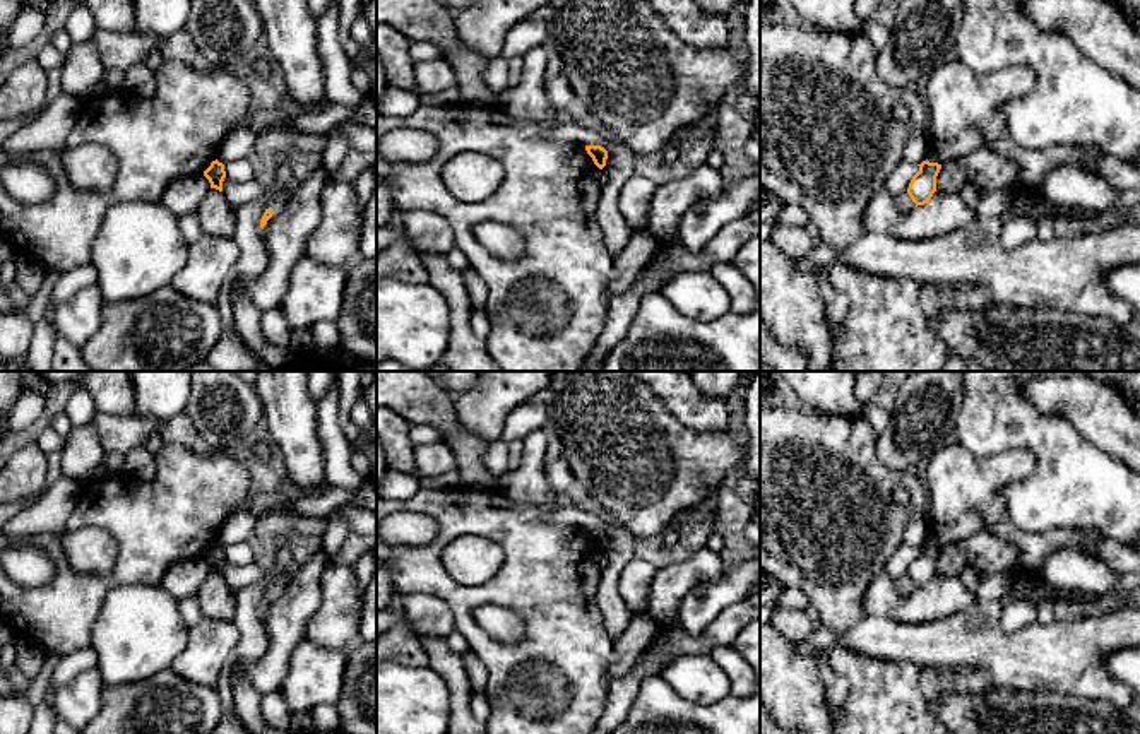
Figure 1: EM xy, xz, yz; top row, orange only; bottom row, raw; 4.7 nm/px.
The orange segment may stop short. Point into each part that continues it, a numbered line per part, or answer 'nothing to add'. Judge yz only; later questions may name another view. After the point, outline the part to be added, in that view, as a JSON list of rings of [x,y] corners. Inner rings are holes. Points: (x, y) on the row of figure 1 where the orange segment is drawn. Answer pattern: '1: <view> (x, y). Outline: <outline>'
nothing to add

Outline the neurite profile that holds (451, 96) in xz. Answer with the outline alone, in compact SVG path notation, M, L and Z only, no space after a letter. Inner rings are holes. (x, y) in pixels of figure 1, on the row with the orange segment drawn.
M457 86L435 94L421 94L421 106L459 106L459 89Z

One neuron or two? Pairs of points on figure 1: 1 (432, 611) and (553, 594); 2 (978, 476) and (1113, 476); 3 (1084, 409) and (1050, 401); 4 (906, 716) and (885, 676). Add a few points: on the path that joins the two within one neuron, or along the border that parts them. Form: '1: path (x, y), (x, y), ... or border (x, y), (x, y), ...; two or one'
1: border (413, 592), (440, 597), (451, 608), (454, 628); two
2: border (1026, 445), (1034, 469), (1003, 491), (1005, 510); two
3: path (1075, 401), (1058, 401); one
4: path (896, 705), (885, 695), (885, 686); one

